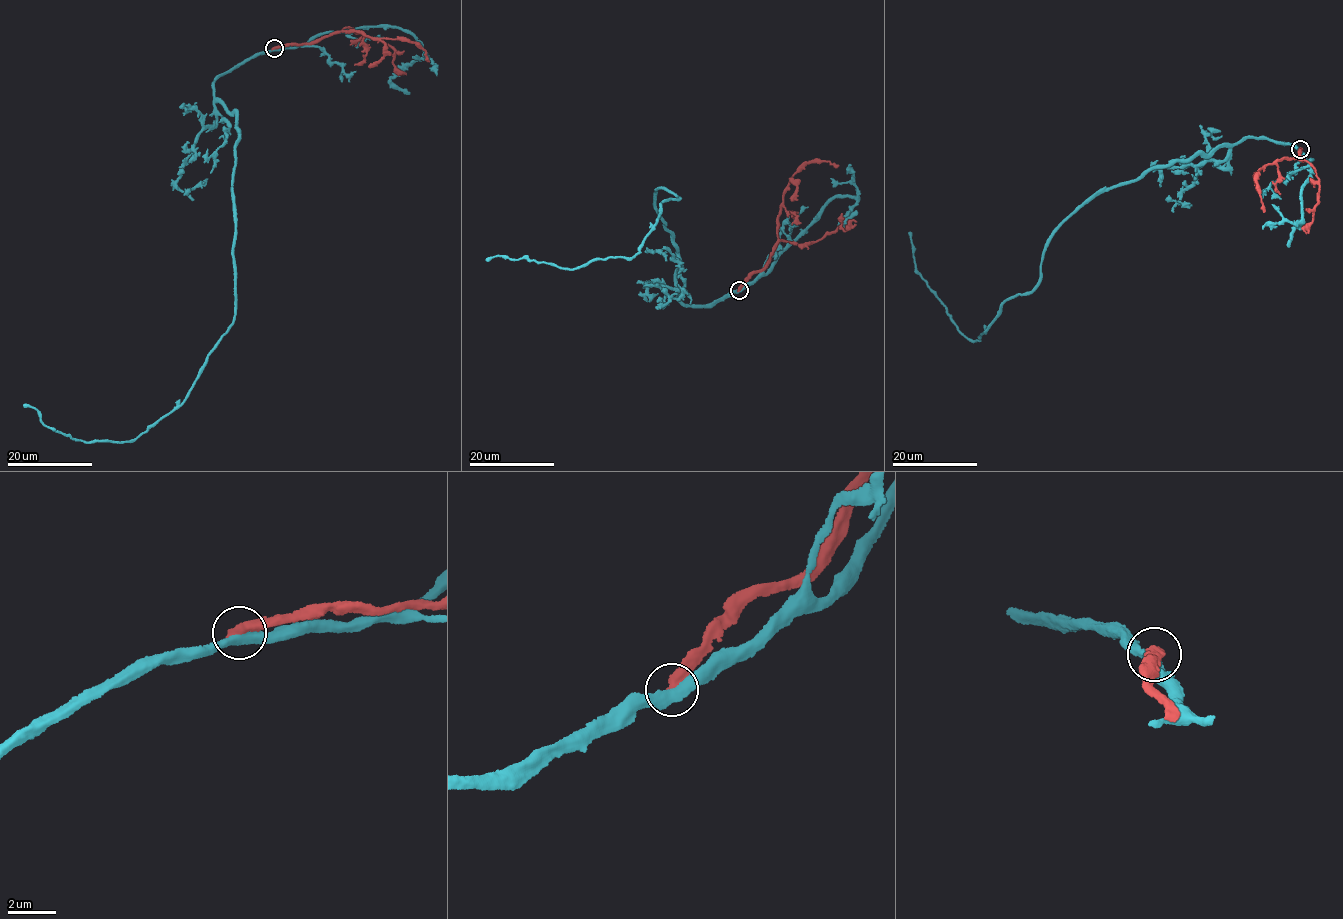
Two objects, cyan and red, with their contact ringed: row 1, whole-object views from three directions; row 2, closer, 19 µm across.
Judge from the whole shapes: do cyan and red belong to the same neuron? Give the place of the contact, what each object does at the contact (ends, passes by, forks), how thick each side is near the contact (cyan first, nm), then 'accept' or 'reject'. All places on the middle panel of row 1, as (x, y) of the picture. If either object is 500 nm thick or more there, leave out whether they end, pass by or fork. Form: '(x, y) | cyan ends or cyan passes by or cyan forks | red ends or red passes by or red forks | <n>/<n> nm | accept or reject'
(739, 290) | cyan passes by | red ends | 440/460 nm | reject

